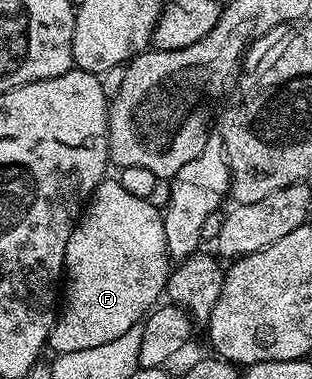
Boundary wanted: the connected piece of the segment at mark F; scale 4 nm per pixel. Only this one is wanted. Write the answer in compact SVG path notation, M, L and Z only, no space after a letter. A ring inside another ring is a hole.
M107 177L103 179L100 186L90 195L89 199L86 200L86 206L82 208L81 215L78 216L78 222L74 224L74 228L72 229L72 233L68 237L68 245L66 246L66 252L64 253L64 261L66 262L66 266L64 268L64 287L66 283L66 295L64 291L64 298L61 300L60 303L60 310L57 312L54 325L50 329L50 338L48 340L48 347L49 350L58 355L63 355L64 353L76 353L79 349L92 349L95 345L104 345L107 341L112 341L115 337L120 337L126 332L128 329L132 329L133 327L139 326L145 320L146 316L150 314L152 308L163 298L164 292L166 290L166 279L170 276L170 272L172 270L172 260L169 255L166 253L166 238L164 237L164 225L162 224L162 216L163 212L161 210L158 211L154 208L155 204L148 199L141 199L140 197L132 197L132 193L127 193L124 189L124 185L120 185L118 183L117 178L114 177Z

